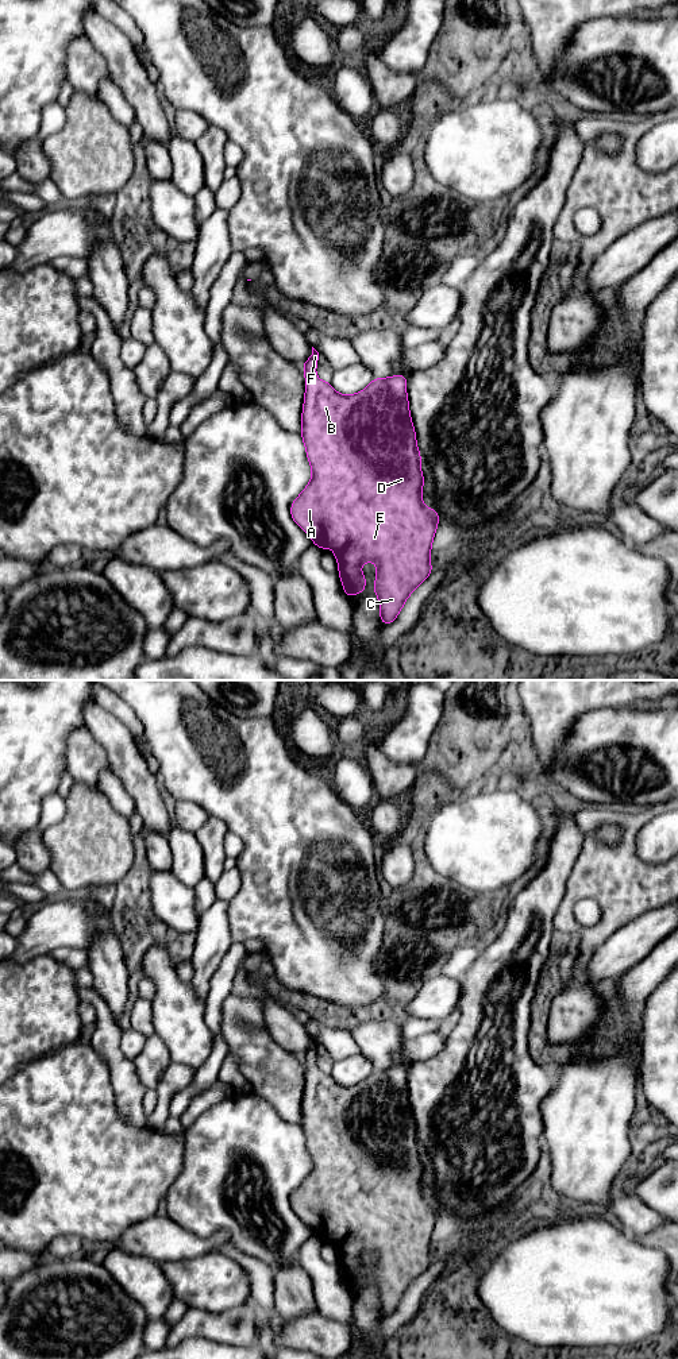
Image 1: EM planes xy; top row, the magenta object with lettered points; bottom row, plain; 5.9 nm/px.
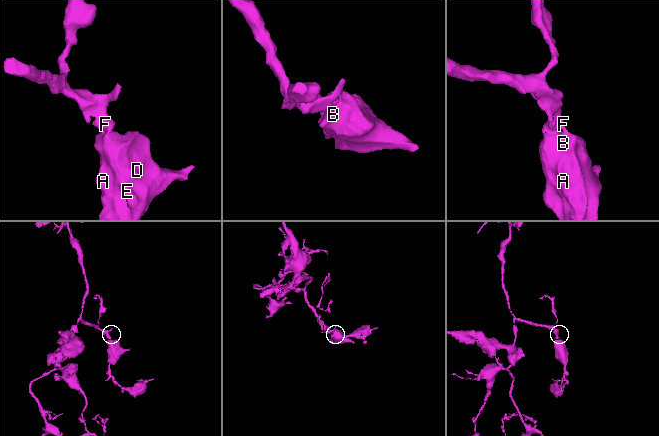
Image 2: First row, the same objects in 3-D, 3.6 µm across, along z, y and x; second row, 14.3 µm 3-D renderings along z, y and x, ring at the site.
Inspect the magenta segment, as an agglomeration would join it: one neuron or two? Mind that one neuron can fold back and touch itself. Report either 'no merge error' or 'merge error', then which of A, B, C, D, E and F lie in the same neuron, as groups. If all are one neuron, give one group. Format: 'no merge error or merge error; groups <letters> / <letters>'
no merge error; groups A B C D E F

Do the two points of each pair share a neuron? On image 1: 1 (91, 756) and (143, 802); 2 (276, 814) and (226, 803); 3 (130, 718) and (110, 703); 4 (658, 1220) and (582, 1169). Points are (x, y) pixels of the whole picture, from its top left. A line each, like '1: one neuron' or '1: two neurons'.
1: two neurons
2: one neuron
3: one neuron
4: two neurons

